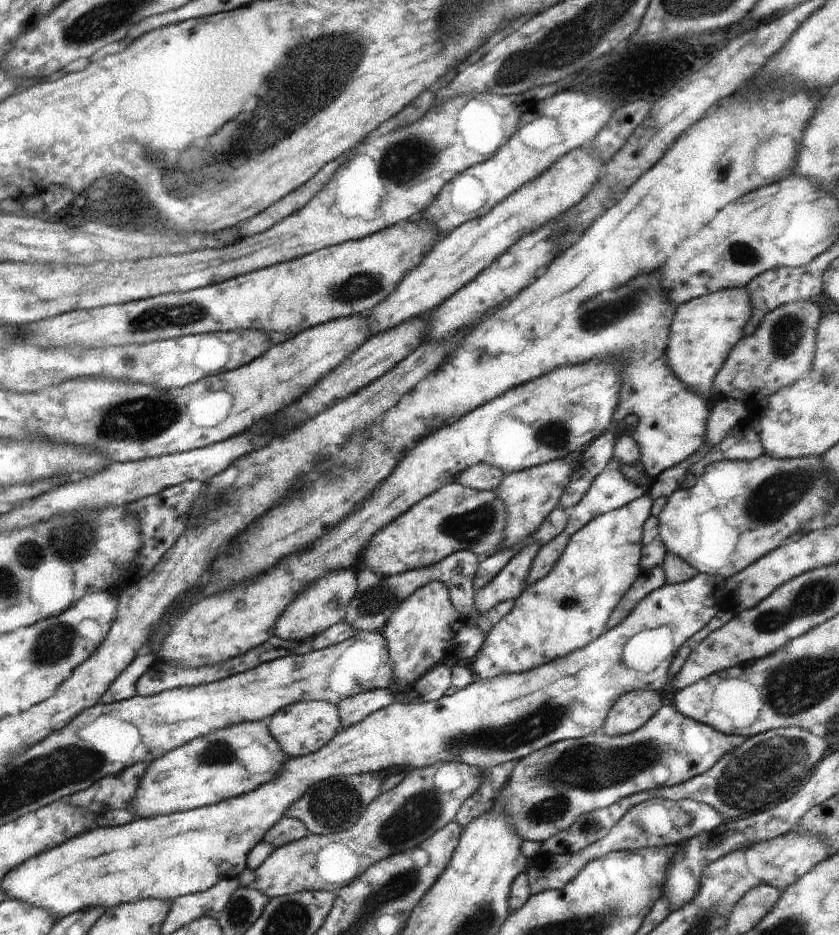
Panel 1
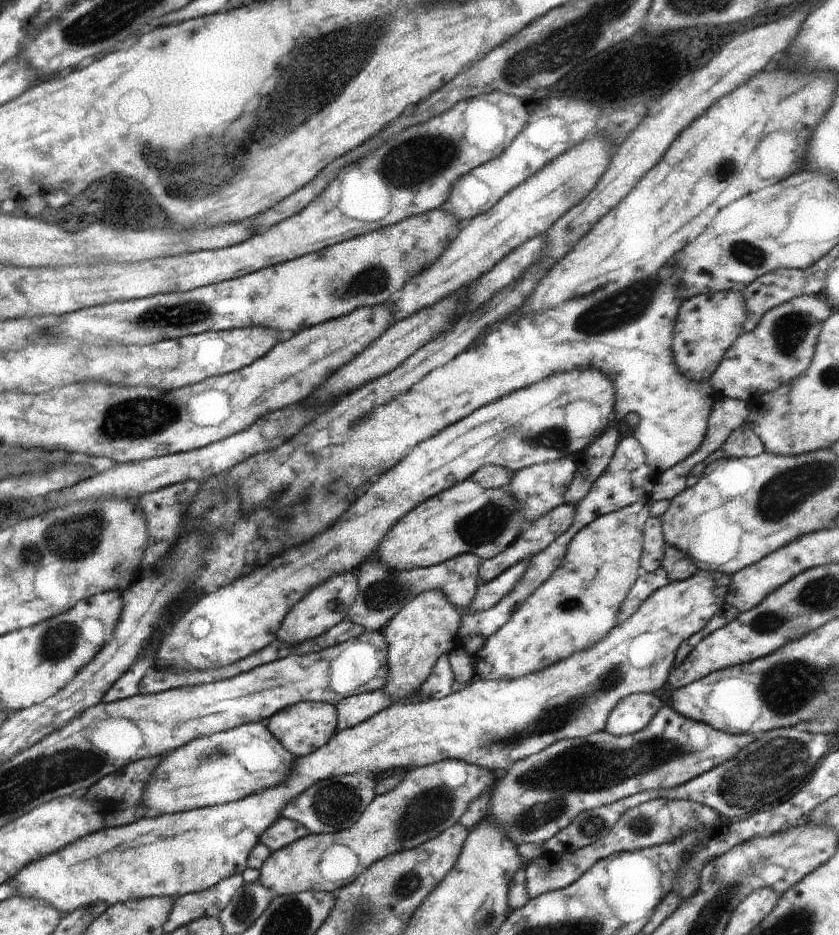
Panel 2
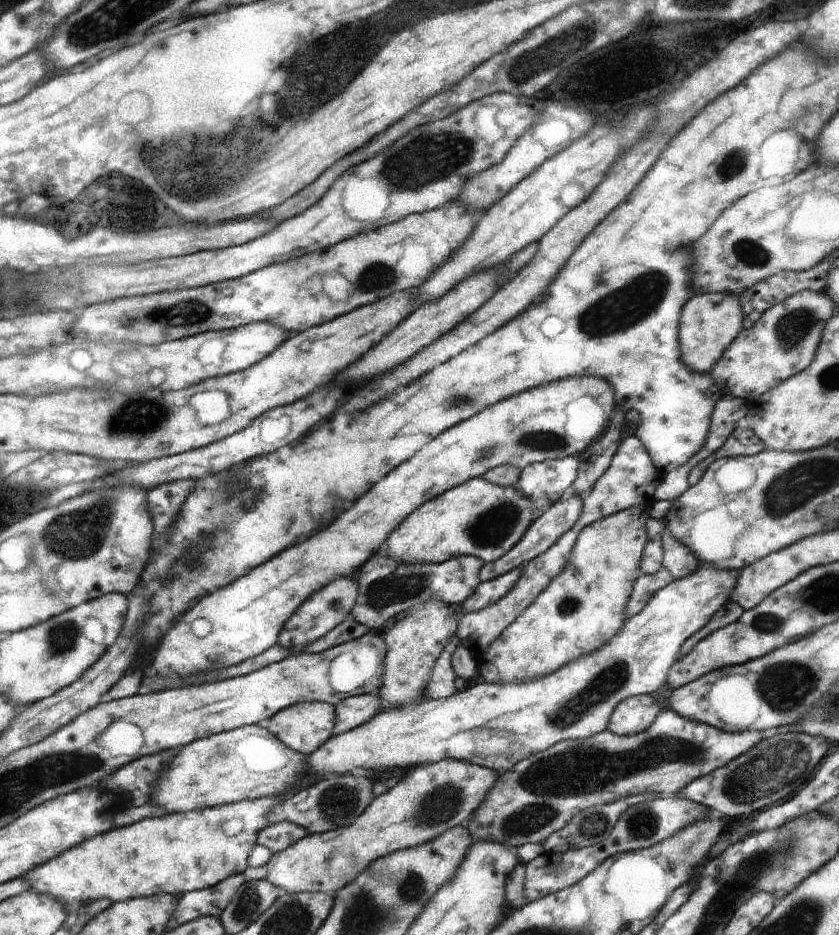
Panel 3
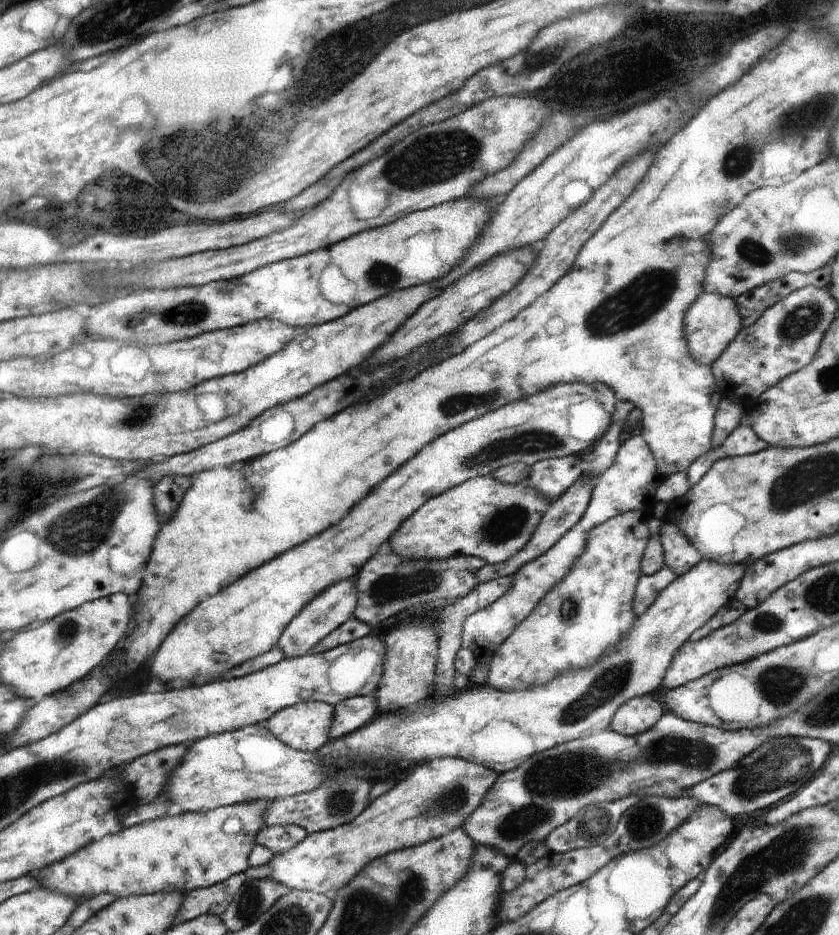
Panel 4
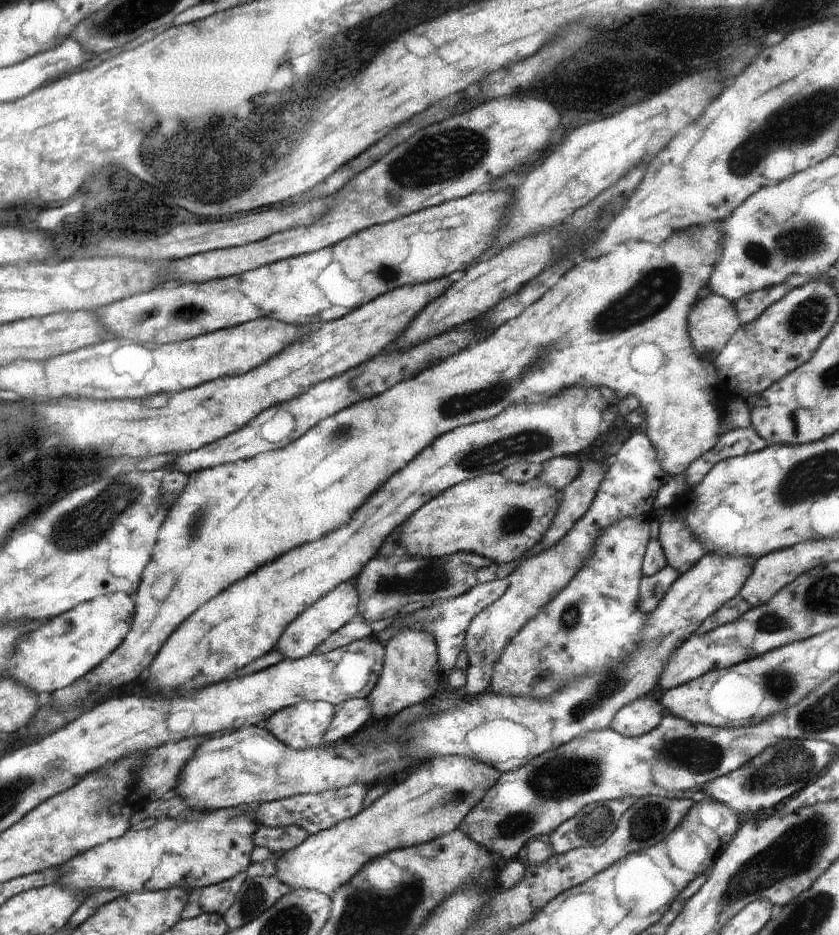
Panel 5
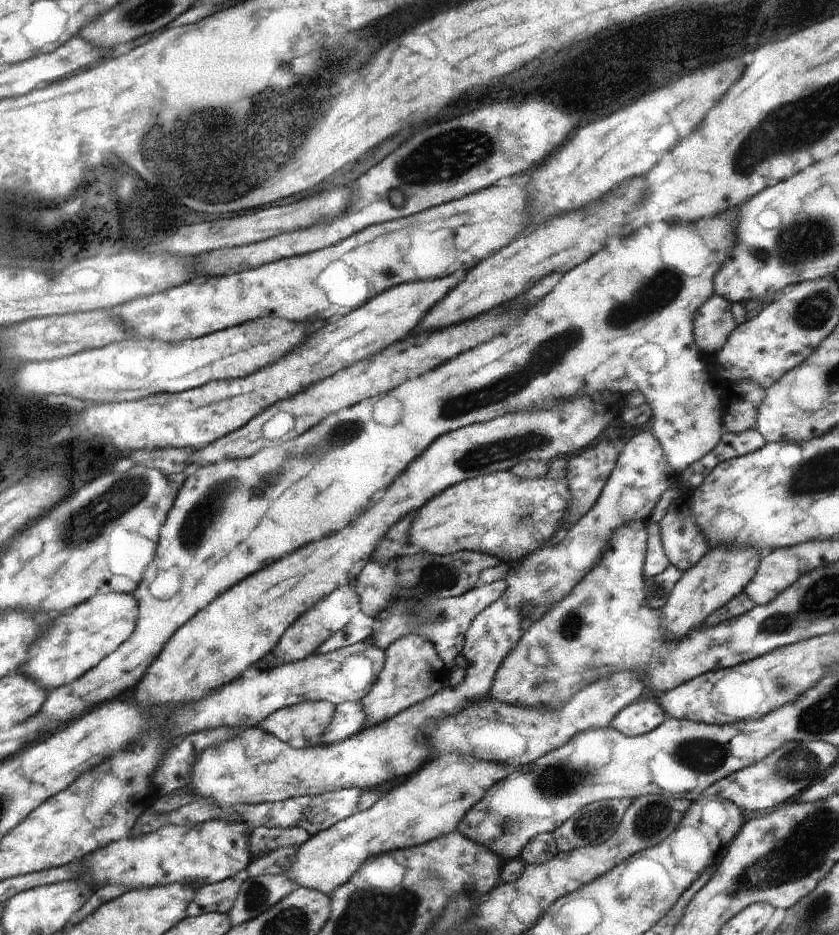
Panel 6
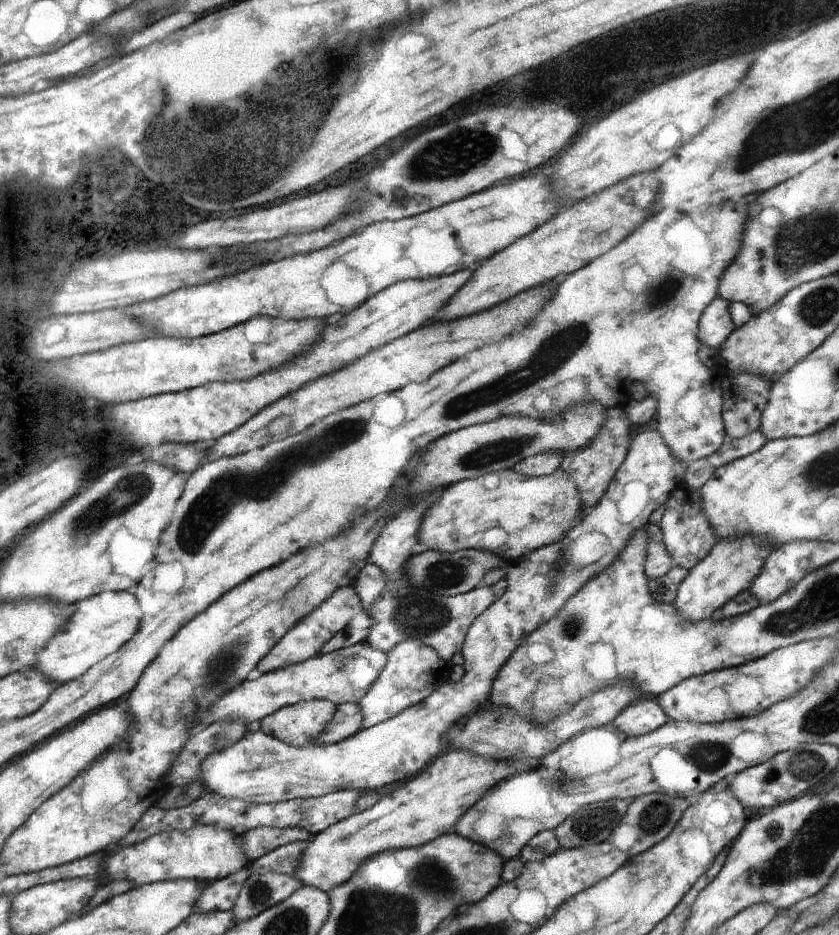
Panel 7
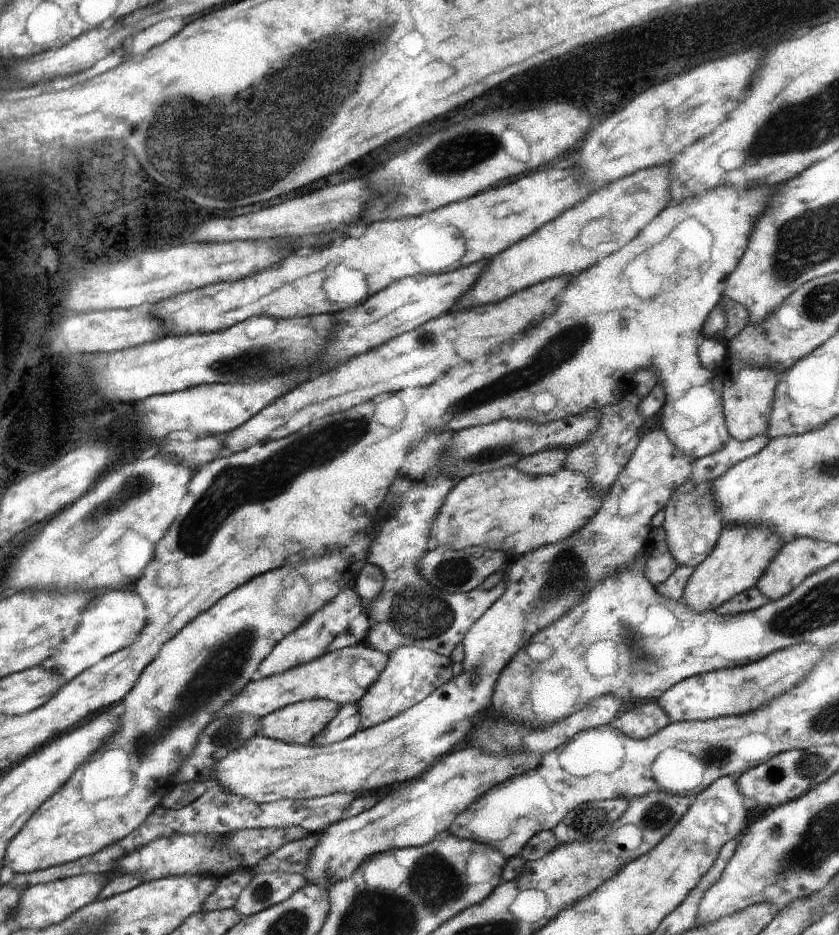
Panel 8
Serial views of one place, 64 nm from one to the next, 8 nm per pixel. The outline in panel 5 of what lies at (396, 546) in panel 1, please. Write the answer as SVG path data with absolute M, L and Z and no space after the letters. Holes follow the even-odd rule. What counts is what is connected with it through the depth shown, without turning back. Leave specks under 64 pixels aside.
M488 473L468 479L431 498L400 526L399 545L408 549L407 556L442 560L454 553L474 553L489 558L495 565L518 562L538 545L554 520L561 492L540 479L525 483L509 481L500 473Z

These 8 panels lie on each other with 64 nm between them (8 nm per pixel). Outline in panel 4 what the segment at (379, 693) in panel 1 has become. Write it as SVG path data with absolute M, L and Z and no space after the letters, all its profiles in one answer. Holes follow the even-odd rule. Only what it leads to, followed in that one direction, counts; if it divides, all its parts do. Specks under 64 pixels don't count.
M373 695L339 701L335 705L335 716L332 728L330 728L330 739L338 739L359 730L374 719L378 712L379 707Z

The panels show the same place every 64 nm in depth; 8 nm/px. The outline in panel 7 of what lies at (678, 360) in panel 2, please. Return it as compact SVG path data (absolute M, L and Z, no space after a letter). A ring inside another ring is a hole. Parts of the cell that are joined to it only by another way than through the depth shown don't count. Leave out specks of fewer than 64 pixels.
M716 297L702 313L699 320L698 338L702 345L718 349L735 326L728 312L729 301Z

